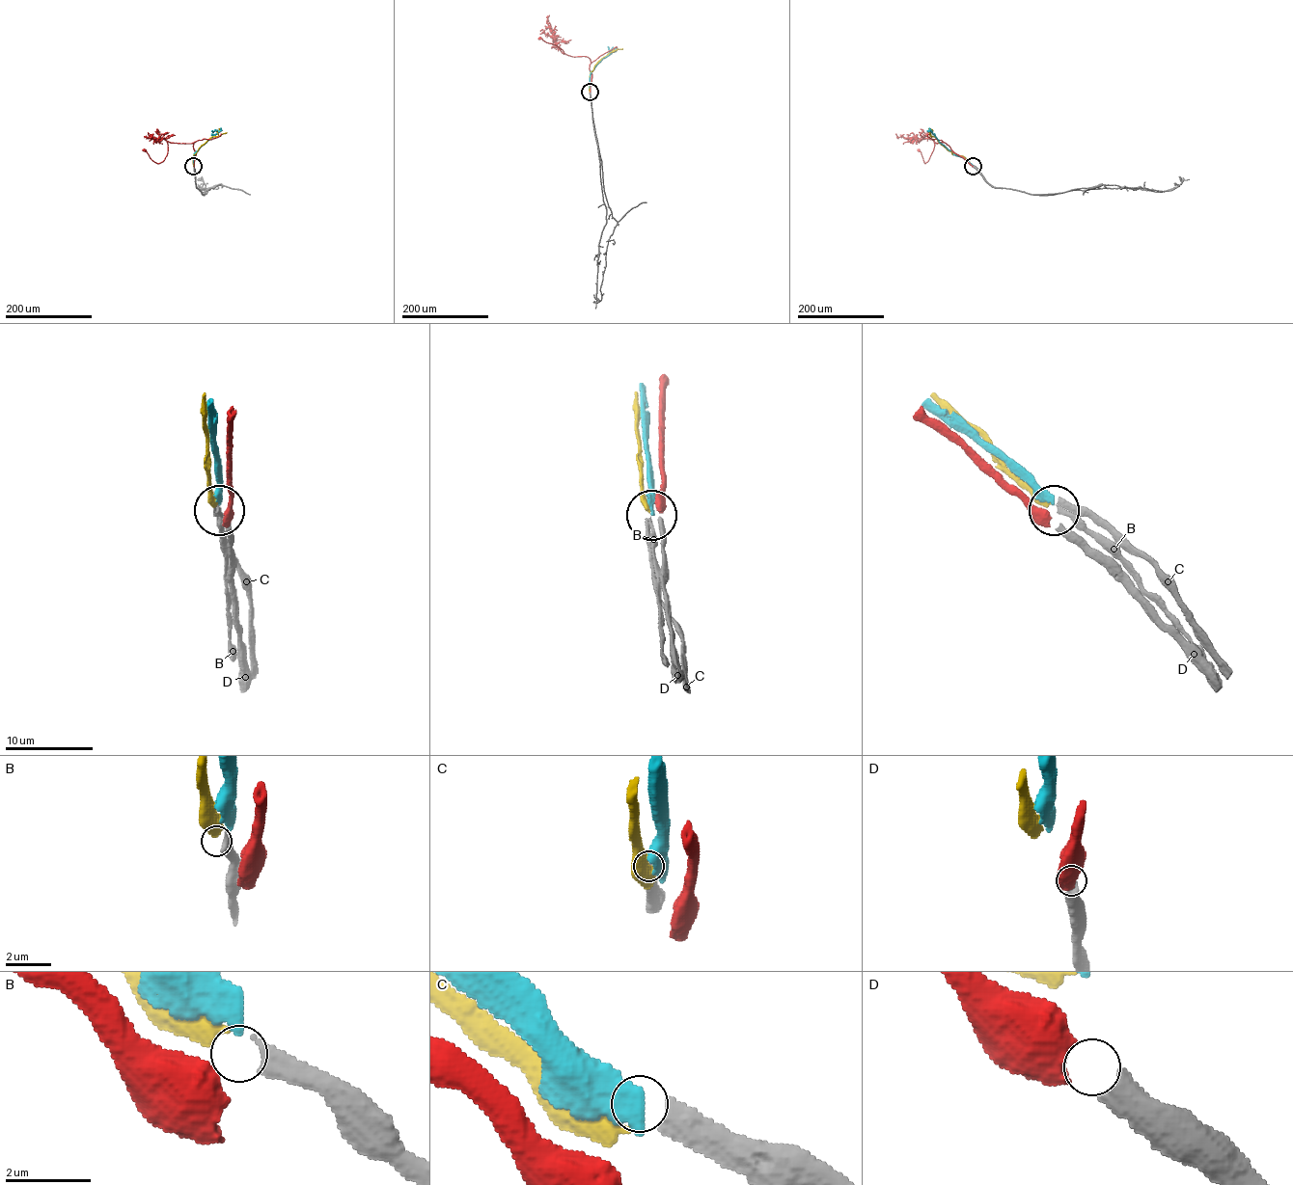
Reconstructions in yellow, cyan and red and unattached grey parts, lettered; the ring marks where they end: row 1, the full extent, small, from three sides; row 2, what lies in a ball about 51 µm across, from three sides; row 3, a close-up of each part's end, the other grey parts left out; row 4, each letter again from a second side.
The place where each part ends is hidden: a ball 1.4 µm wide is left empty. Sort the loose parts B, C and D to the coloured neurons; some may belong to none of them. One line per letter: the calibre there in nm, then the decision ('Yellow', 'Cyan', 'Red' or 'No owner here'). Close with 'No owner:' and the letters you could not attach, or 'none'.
B: Thickness 300 nm. Yellow
C: Thickness 480 nm. No owner here
D: Thickness 500 nm. Red
No owner: C

